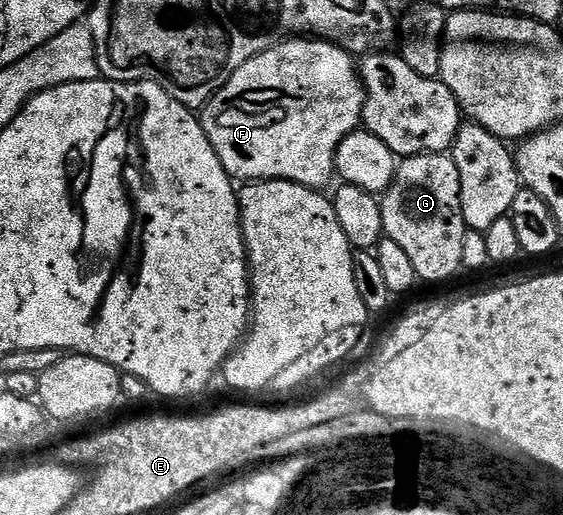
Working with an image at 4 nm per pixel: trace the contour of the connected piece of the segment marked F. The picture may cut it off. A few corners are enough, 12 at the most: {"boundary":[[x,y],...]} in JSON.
{"boundary":[[347,51],[253,56],[201,121],[239,184],[322,191],[363,120]]}

